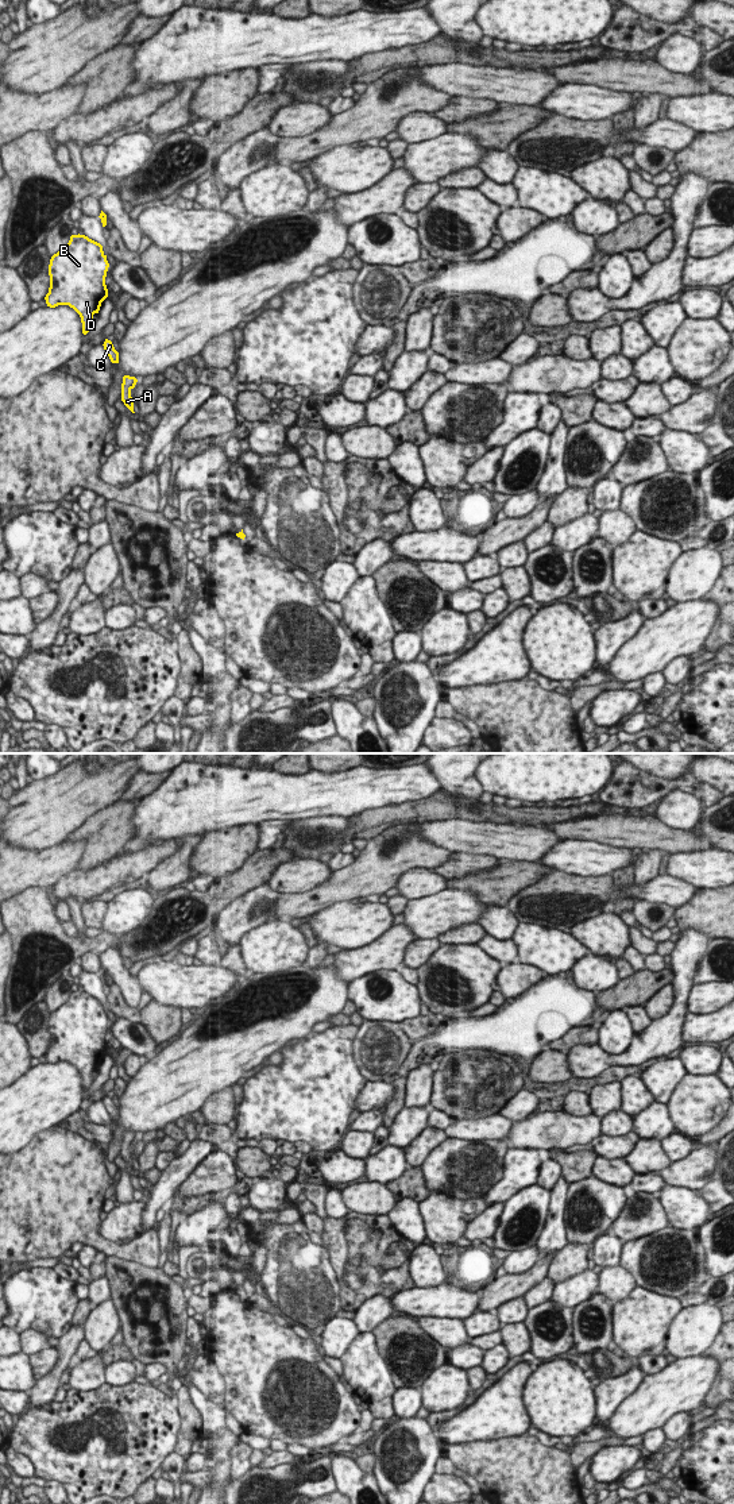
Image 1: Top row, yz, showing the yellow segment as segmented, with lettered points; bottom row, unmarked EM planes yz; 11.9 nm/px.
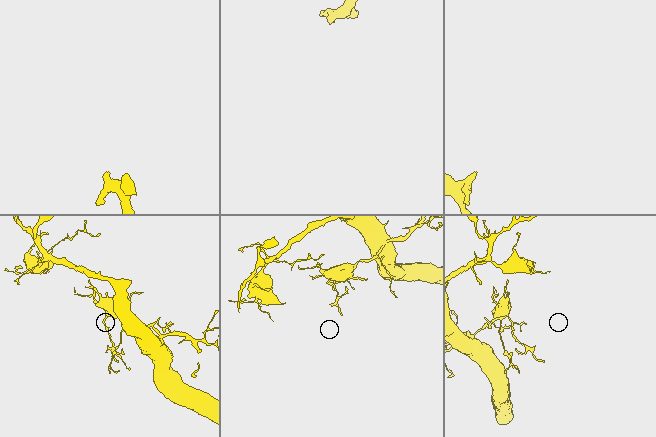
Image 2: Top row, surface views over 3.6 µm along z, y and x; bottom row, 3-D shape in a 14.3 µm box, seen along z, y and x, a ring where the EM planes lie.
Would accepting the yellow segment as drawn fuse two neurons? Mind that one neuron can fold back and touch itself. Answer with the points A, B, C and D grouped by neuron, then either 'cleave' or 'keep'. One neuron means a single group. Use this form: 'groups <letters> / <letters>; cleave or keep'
groups A B C D; keep

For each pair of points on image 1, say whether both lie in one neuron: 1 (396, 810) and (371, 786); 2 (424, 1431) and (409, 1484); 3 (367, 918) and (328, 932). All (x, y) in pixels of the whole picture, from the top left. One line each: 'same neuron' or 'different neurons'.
1: different neurons
2: same neuron
3: same neuron

